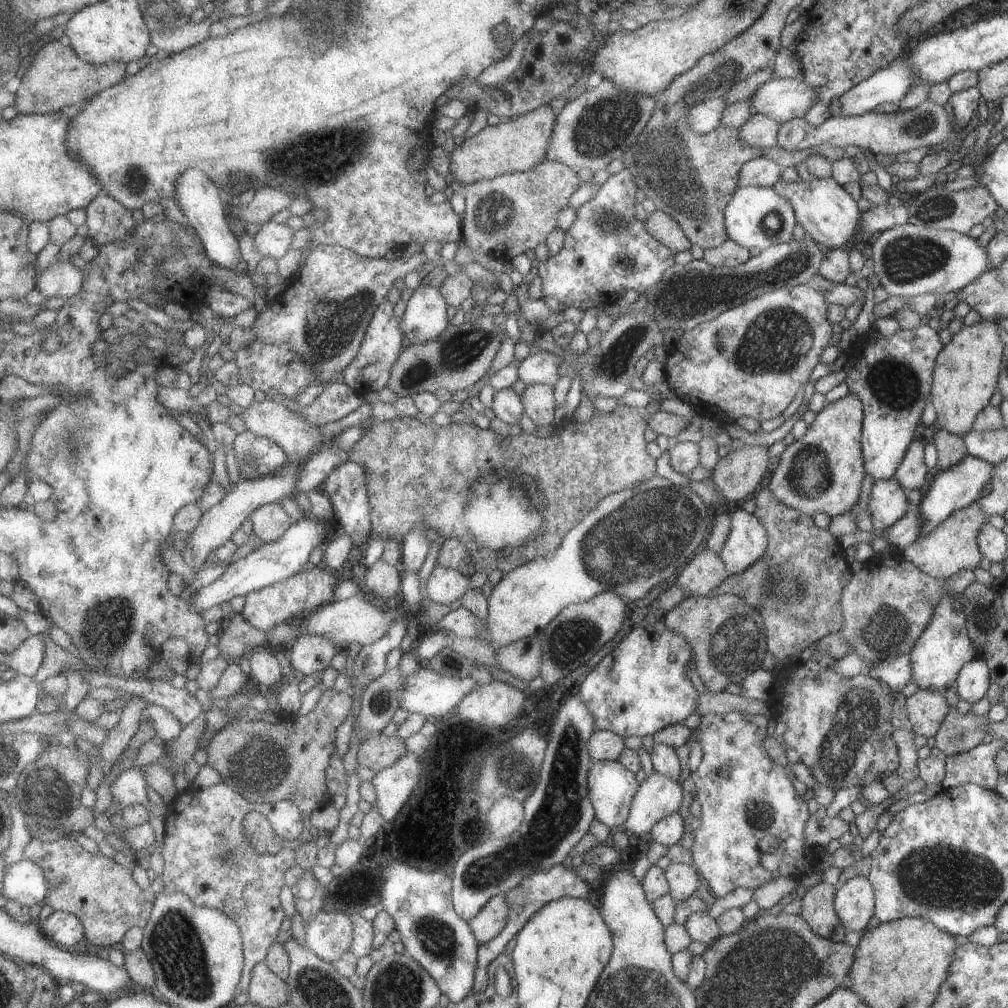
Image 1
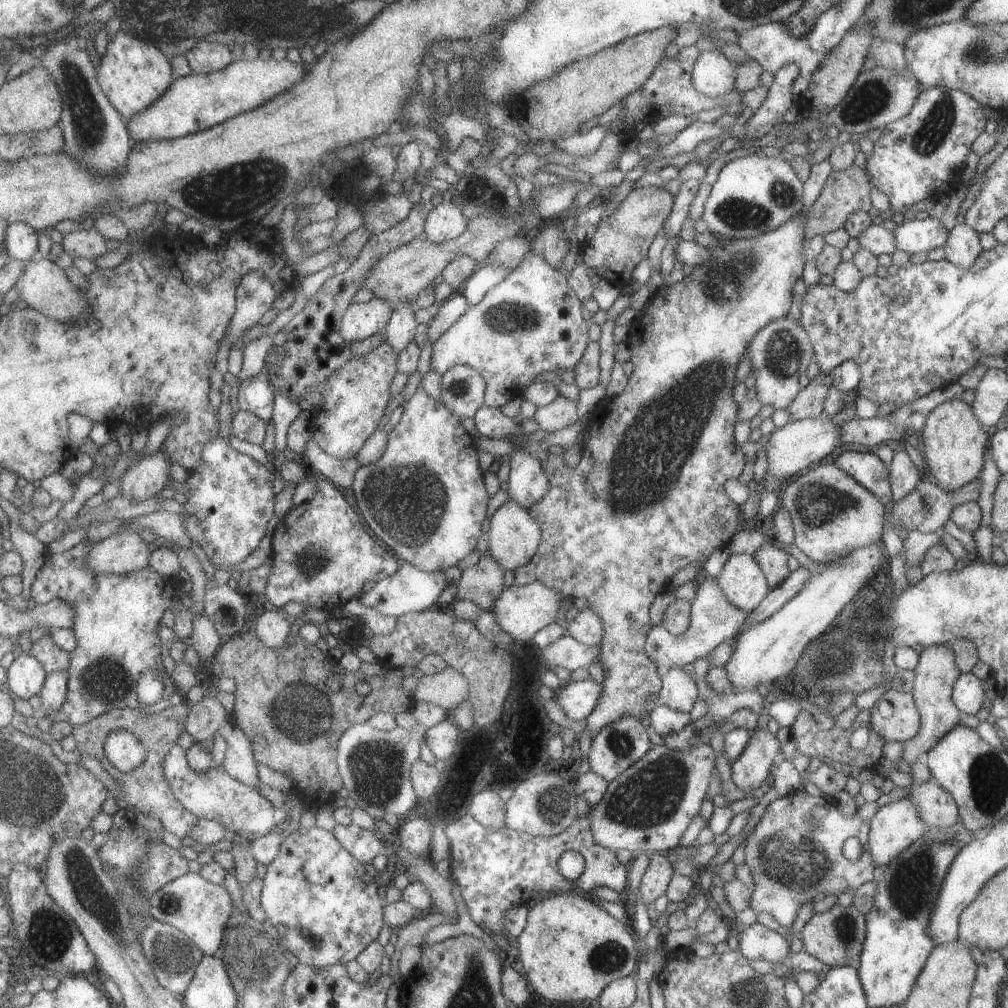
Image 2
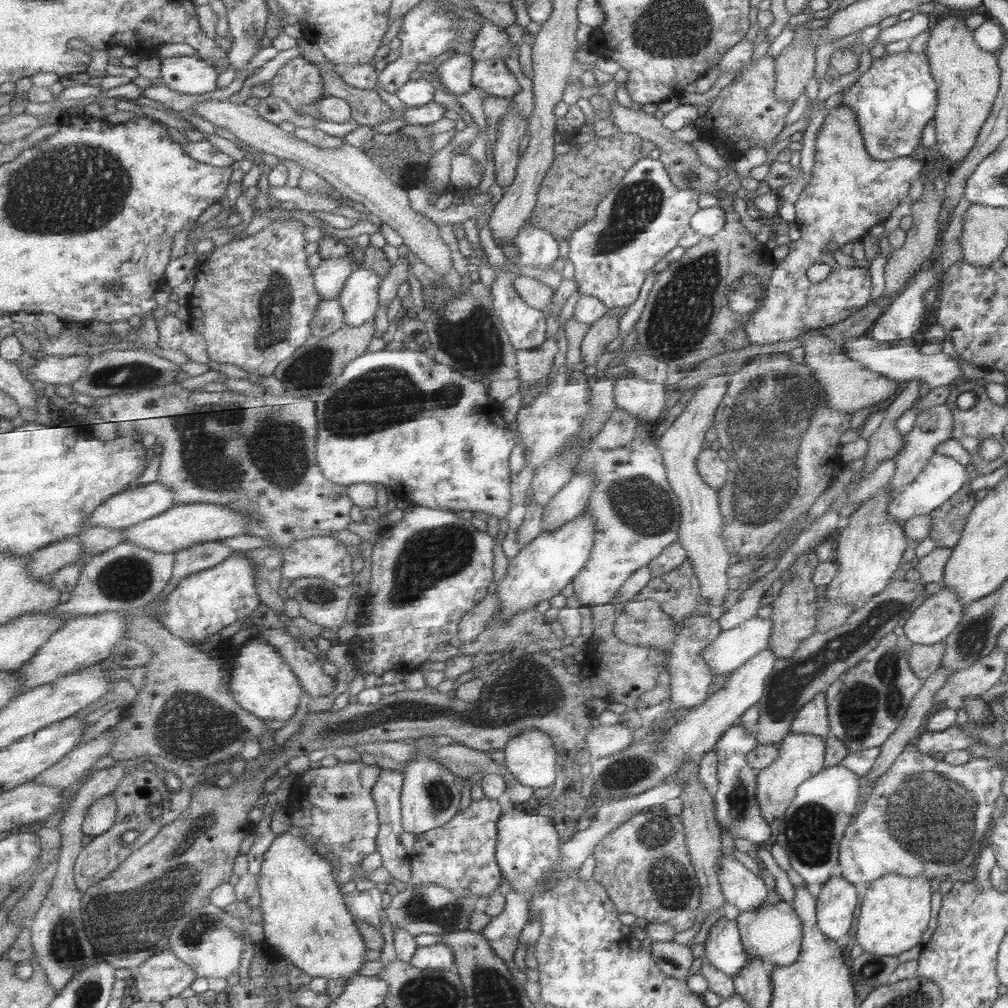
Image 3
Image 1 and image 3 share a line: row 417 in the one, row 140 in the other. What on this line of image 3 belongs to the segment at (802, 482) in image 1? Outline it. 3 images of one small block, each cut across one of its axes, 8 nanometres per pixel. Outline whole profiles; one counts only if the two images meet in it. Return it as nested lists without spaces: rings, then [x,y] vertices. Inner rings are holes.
[[[837,106],[828,110],[815,138],[815,152],[811,174],[798,199],[793,202],[795,220],[799,233],[799,242],[789,245],[789,252],[783,260],[777,261],[770,275],[768,286],[757,307],[748,315],[743,330],[749,343],[763,345],[786,342],[799,337],[805,329],[820,329],[831,326],[851,315],[869,302],[871,293],[869,270],[858,267],[843,268],[832,257],[835,250],[844,244],[861,240],[875,224],[883,224],[891,211],[909,192],[909,184],[917,180],[923,170],[923,161],[913,160],[909,156],[879,161],[871,158],[865,150],[863,139],[857,124],[857,118],[851,108]],[[814,262],[824,262],[830,267],[830,274],[821,282],[812,284],[806,276],[807,268]]]

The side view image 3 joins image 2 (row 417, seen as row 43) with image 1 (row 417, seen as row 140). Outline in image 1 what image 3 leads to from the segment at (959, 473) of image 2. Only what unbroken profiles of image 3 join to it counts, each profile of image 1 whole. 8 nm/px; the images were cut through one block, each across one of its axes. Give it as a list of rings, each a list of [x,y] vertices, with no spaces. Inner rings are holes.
[[[981,319],[953,334],[936,356],[932,370],[929,400],[936,412],[937,428],[961,437],[971,430],[973,419],[995,392],[1001,356],[1002,342],[995,321]]]

